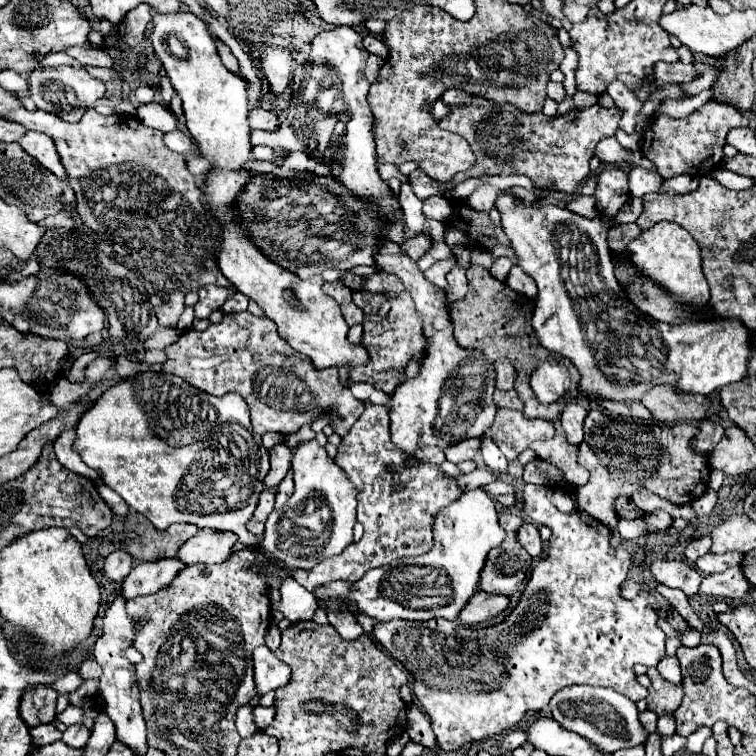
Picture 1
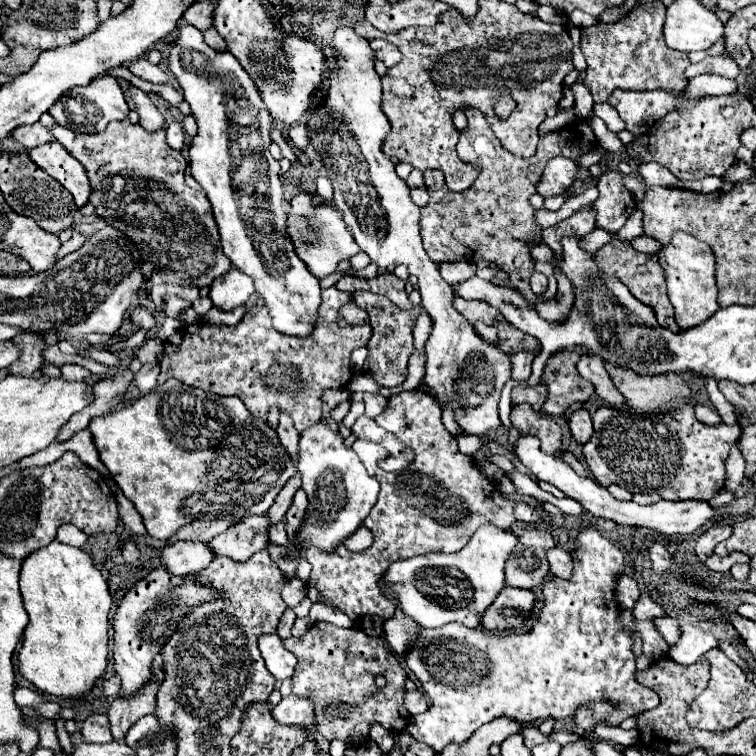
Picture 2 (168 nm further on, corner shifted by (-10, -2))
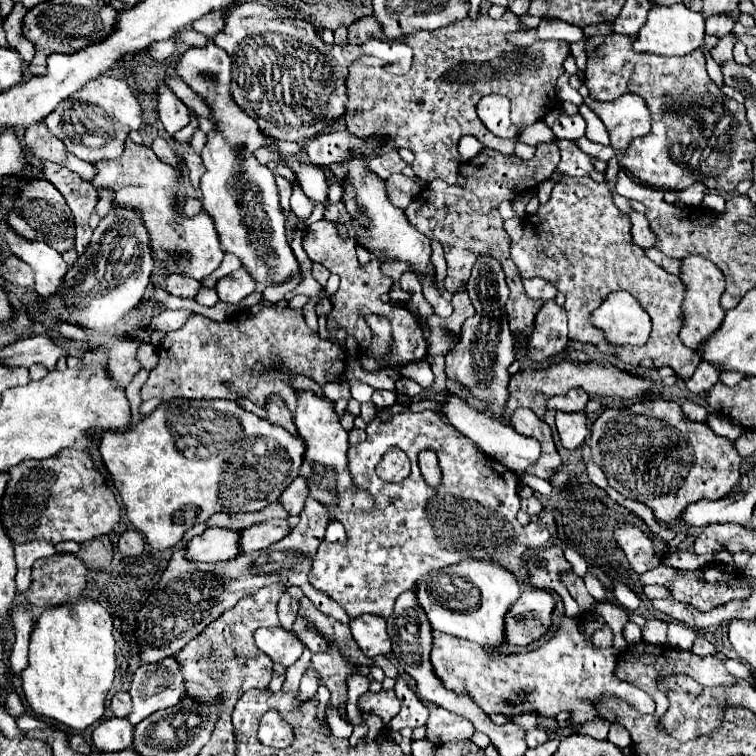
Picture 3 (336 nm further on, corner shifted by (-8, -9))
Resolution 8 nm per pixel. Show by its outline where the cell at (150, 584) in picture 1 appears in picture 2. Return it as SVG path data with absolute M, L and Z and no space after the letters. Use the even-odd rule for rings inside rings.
M176 542L162 550L162 568L174 576L194 574L212 562L214 554L204 542Z

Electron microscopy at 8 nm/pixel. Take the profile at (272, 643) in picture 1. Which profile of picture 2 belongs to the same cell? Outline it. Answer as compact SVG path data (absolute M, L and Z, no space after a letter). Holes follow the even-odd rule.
M286 608L286 612L284 612L282 618L280 618L280 624L278 624L278 636L280 636L282 640L290 638L290 630L292 630L294 620L296 620L296 614L294 614L290 608Z

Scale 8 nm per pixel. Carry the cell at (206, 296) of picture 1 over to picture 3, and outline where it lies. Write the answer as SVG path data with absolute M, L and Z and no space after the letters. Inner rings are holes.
M240 267L238 271L222 277L216 283L218 297L220 297L220 301L226 301L226 303L240 303L254 289L256 289L256 283L254 283L254 279L250 279L246 267Z

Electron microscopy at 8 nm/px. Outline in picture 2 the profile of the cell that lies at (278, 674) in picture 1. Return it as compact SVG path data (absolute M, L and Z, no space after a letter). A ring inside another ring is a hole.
M268 634L268 636L260 636L258 640L258 648L262 652L262 658L266 662L266 668L270 670L270 674L276 680L288 680L294 676L296 670L296 656L290 654L282 640L278 638L278 634Z

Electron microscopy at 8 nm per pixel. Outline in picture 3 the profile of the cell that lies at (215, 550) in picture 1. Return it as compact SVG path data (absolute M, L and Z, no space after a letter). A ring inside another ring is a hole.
M268 519L268 521L262 521L254 527L248 527L246 531L242 531L242 537L240 537L242 553L270 547L272 543L284 539L286 533L290 533L290 529L292 527L286 519Z

